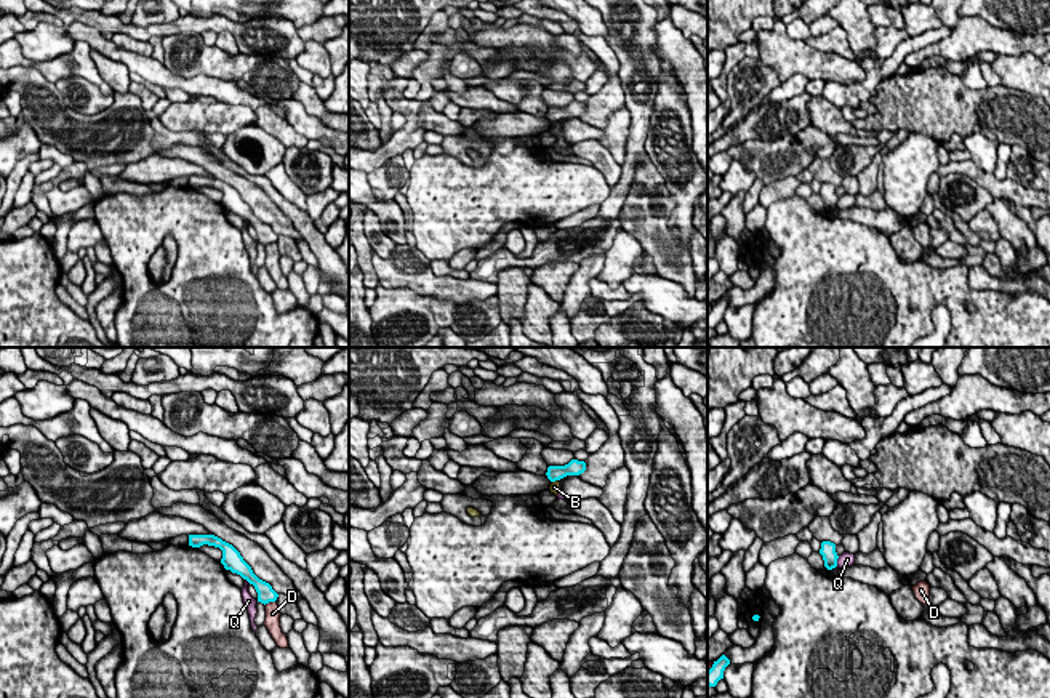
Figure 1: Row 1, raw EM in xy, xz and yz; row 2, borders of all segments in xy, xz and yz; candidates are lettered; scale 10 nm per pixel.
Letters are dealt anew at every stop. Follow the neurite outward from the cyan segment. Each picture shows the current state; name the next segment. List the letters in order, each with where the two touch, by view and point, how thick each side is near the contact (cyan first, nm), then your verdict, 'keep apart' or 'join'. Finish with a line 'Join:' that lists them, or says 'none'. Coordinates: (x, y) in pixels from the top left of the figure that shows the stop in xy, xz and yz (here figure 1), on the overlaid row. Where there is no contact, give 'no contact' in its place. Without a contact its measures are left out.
B: xz (554, 481) | 160/100 nm | keep apart
D: xy (269, 601) | 170/160 nm | keep apart
Q: yz (836, 561) | 160/140 nm | keep apart
Join: none

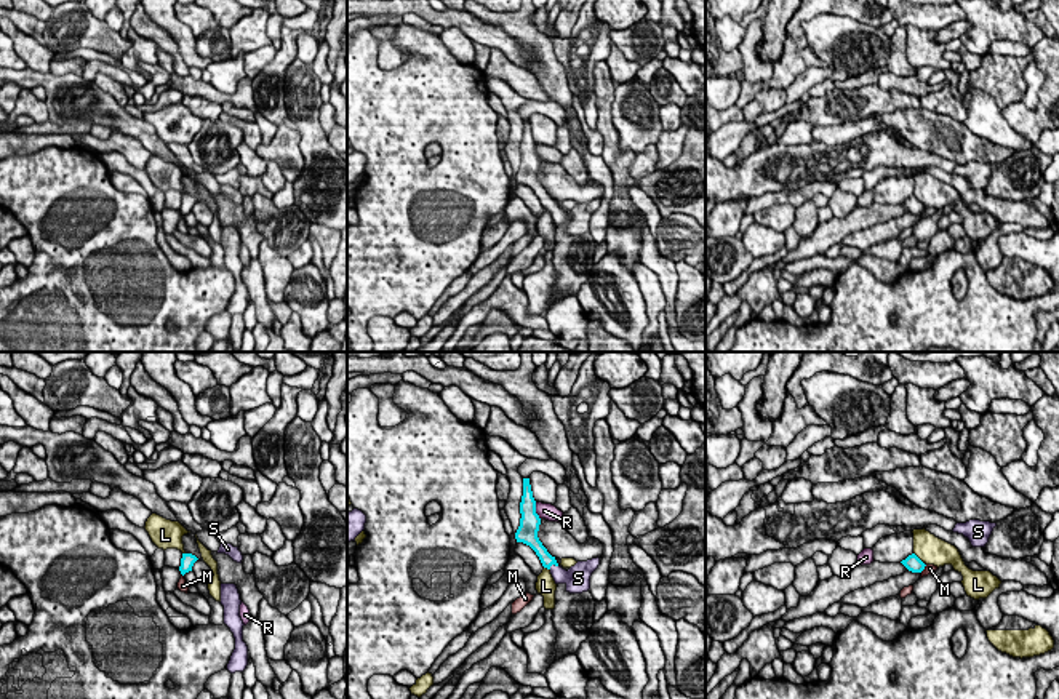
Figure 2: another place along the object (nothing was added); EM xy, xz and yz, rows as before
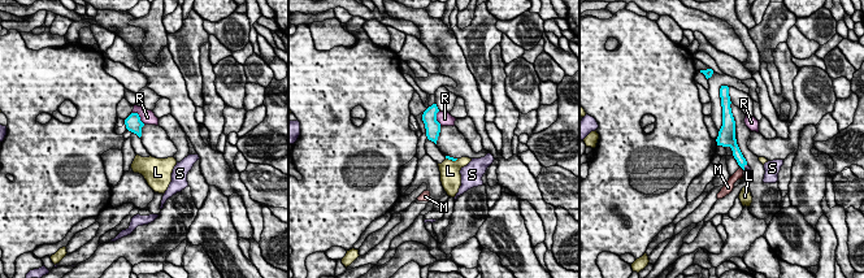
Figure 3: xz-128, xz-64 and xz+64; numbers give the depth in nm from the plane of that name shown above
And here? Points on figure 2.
L: yz (919, 559) | 160/280 nm | keep apart
M: yz (923, 568) | 160/100 nm | keep apart
R: xz (535, 511) | 220/160 nm | keep apart
S: xz (552, 563) | 140/180 nm | join
Join: S

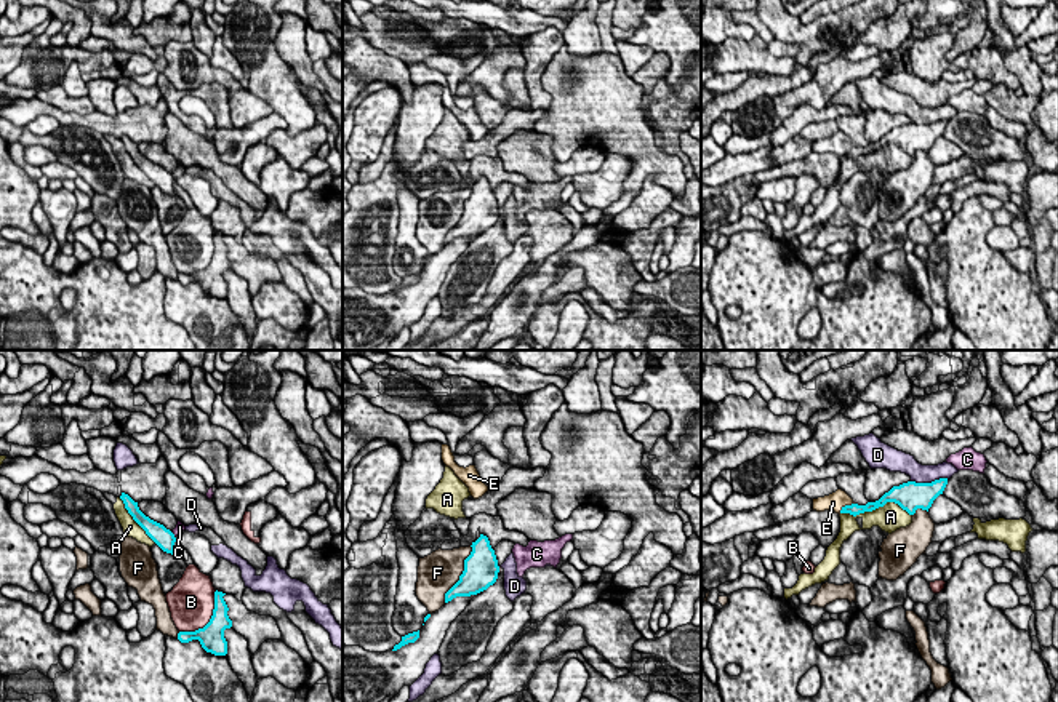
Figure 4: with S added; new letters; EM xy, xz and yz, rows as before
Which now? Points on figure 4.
A: yz (876, 507) | 170/280 nm | keep apart
B: xy (210, 621) | 260/440 nm | keep apart
C: xy (173, 534) | 200/90 nm | keep apart
D: yz (929, 483) | 300/190 nm | keep apart
E: yz (845, 506) | 120/190 nm | join
F: xz (461, 574) | 360/400 nm | keep apart
Join: E

